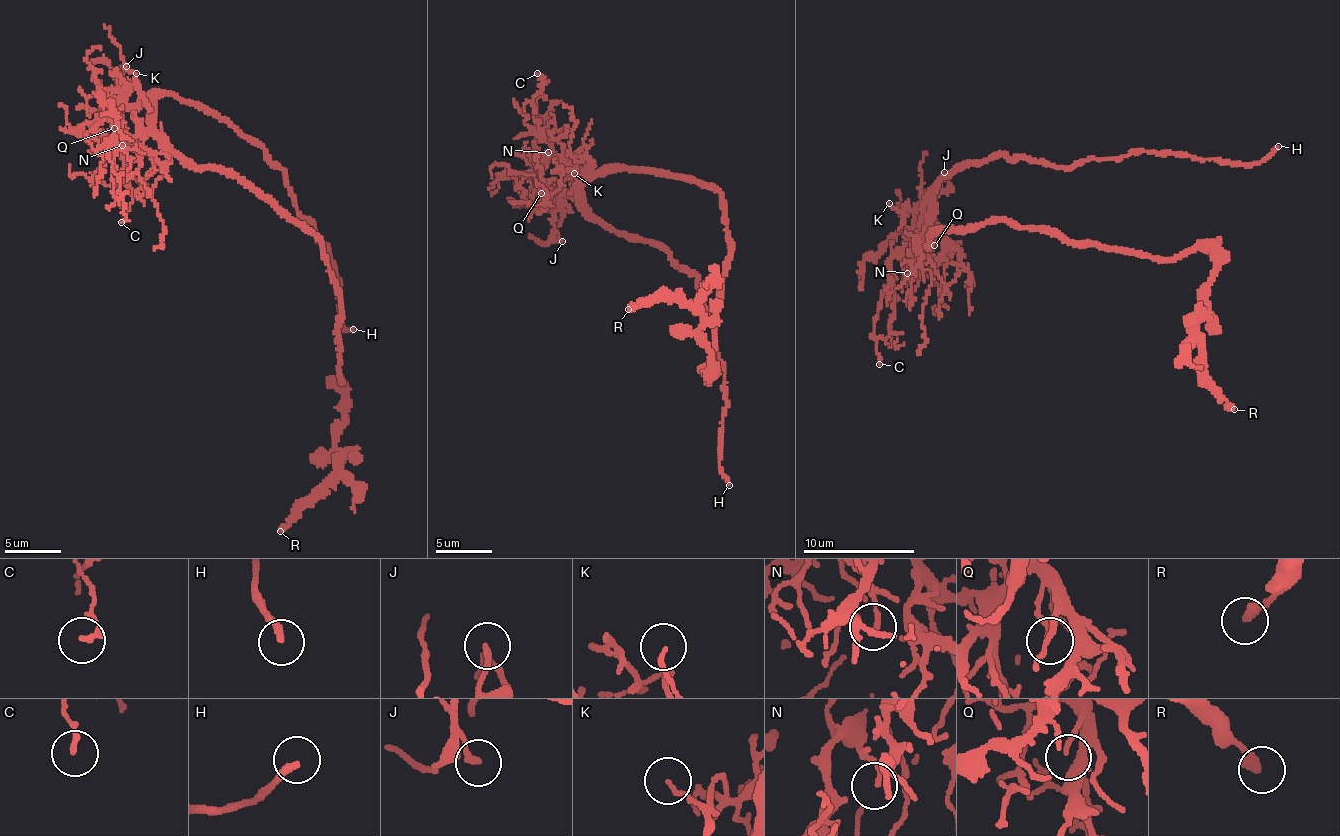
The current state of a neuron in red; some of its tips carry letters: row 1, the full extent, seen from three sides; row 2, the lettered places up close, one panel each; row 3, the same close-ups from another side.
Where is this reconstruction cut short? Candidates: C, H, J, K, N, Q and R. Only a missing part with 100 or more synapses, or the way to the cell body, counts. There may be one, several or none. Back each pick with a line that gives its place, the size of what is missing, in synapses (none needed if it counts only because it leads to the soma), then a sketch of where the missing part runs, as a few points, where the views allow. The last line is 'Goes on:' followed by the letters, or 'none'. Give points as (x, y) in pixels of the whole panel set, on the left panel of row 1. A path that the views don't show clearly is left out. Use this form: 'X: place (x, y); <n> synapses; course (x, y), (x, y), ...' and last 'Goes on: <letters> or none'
H: place (353, 329)
Goes on: H

